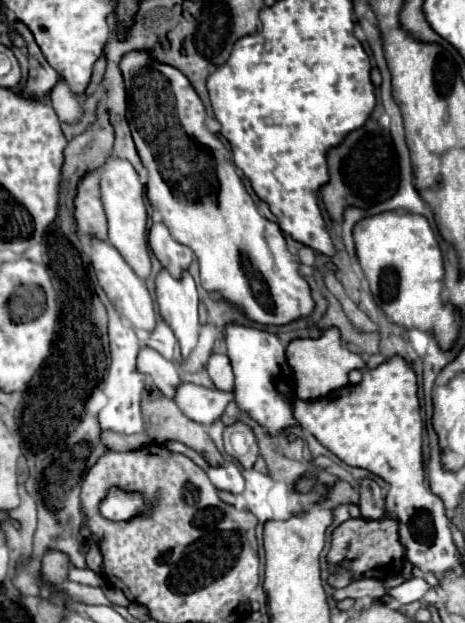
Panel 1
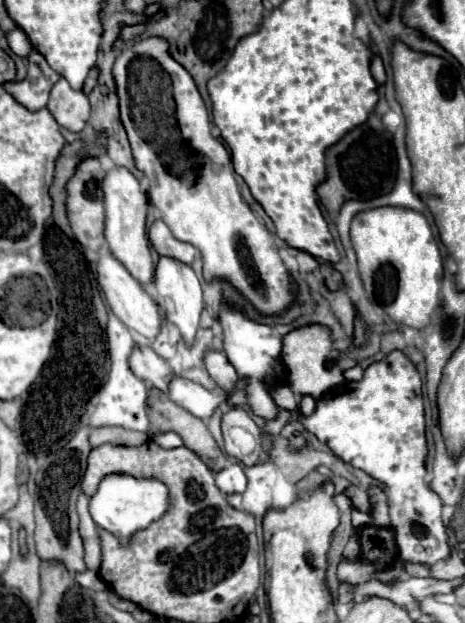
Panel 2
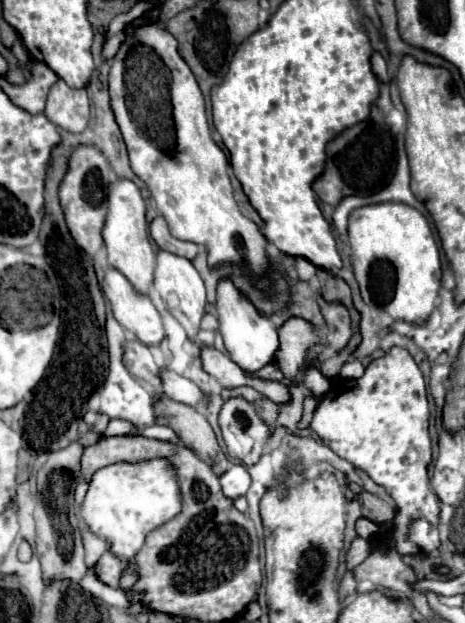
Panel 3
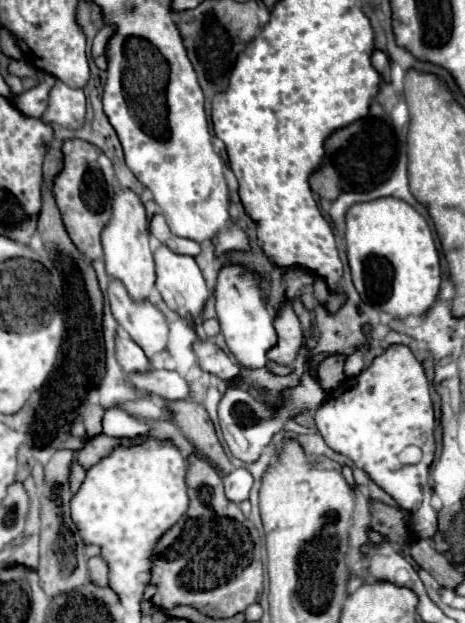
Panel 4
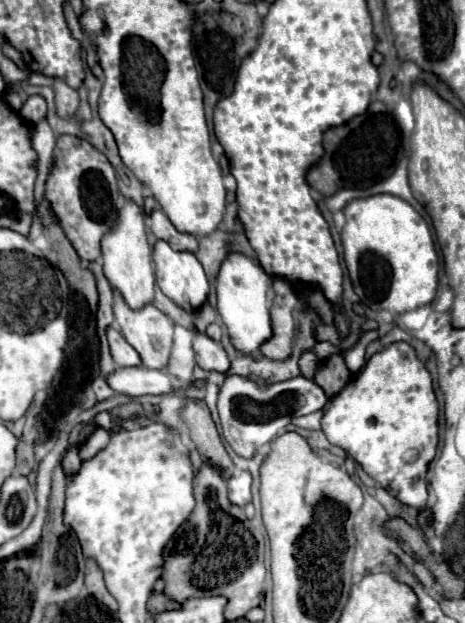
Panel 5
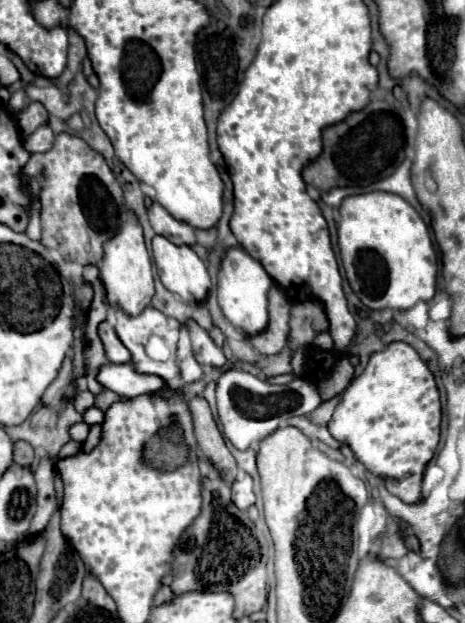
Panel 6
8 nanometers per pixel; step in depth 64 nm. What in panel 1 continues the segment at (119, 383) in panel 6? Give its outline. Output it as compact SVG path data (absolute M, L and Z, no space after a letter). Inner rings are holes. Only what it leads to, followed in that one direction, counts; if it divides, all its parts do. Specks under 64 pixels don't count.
M184 382L176 390L176 398L174 400L176 400L178 408L190 420L208 426L208 424L214 424L222 416L226 404L230 400L234 400L234 394Z

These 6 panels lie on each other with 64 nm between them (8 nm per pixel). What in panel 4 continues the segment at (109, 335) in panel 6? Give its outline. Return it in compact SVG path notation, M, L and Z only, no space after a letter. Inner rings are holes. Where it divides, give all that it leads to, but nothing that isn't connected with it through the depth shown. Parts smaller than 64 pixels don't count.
M118 334L116 336L116 358L124 372L148 372L152 370L152 364L144 350L128 336Z

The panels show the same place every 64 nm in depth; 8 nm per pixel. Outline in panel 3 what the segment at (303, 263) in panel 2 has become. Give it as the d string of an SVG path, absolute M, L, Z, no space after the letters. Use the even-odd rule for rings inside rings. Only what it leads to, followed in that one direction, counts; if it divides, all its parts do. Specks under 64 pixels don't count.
M296 258L296 272L298 272L300 280L310 280L310 278L314 278L316 270L318 270L318 268L316 268L310 260L306 260L306 258Z

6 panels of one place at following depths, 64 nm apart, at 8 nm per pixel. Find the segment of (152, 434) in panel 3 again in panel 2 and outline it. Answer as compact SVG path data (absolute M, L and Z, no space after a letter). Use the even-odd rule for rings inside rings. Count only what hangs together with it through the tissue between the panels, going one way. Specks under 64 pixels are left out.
M166 432L166 434L154 436L152 440L154 440L156 444L160 444L162 448L178 448L178 446L182 446L182 440L180 440L174 432Z

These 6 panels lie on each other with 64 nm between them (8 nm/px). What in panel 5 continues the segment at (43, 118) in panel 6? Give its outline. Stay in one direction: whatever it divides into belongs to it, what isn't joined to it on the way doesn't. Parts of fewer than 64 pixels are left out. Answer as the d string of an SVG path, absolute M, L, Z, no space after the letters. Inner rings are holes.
M40 94L28 96L28 100L22 104L20 116L26 122L40 122L46 116L46 100L44 100L44 96L40 96Z

